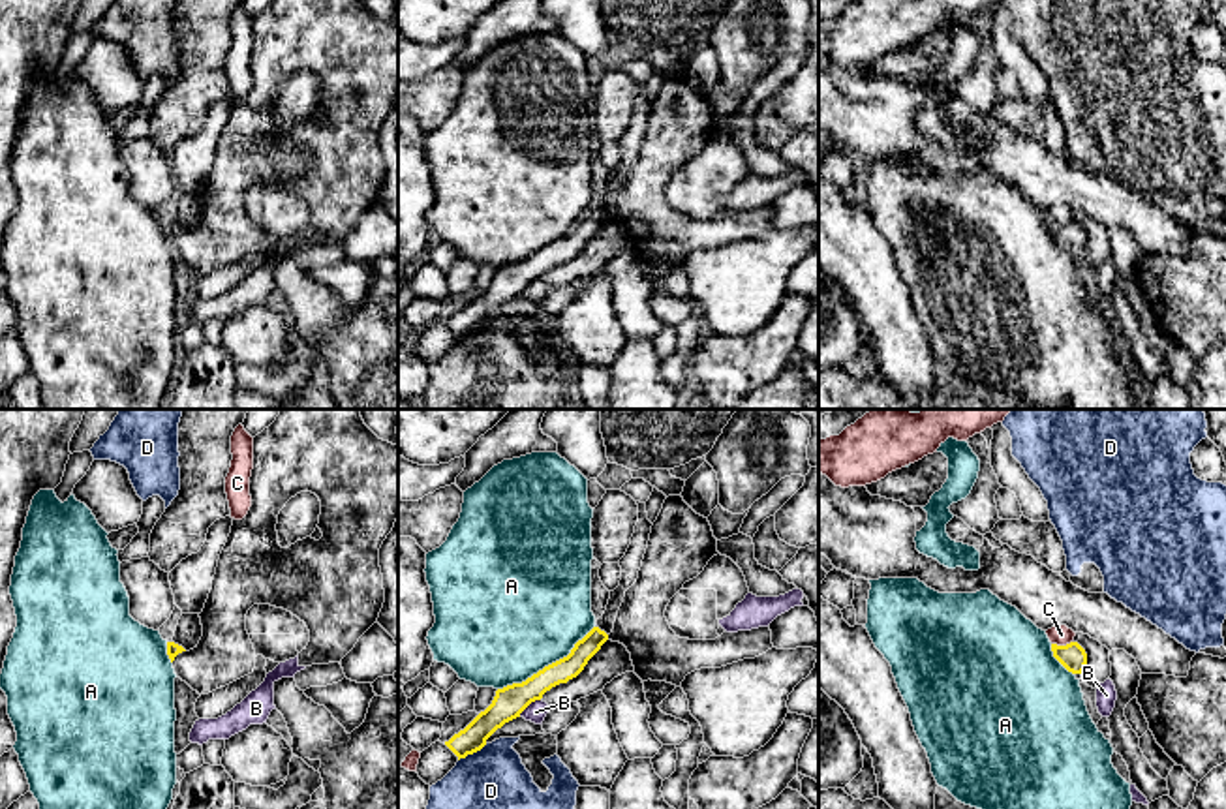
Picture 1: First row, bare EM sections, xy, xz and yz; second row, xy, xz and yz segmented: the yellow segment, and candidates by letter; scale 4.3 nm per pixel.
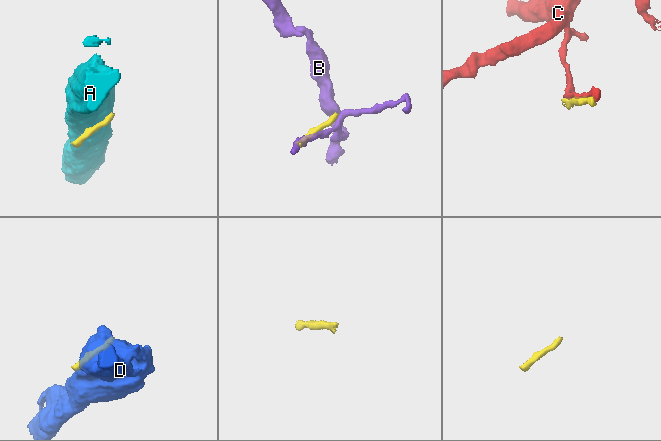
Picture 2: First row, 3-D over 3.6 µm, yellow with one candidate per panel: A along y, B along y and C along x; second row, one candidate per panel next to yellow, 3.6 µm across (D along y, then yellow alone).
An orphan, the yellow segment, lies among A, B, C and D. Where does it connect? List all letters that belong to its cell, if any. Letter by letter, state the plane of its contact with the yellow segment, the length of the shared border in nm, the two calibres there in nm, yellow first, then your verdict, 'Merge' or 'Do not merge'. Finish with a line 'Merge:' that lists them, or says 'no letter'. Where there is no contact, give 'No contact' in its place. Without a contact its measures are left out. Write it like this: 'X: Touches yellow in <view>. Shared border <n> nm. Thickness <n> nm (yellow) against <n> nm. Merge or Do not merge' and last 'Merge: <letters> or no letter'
A: Touches yellow in xz. Shared border 500 nm. Thickness 140 nm (yellow) against 500 nm. Do not merge
B: Touches yellow in xz. Shared border 120 nm. Thickness 140 nm (yellow) against 90 nm. Do not merge
C: Touches yellow in yz. Shared border 100 nm. Thickness 110 nm (yellow) against 90 nm. Do not merge
D: Touches yellow in xz. Shared border 150 nm. Thickness 130 nm (yellow) against 460 nm. Do not merge
Merge: no letter

